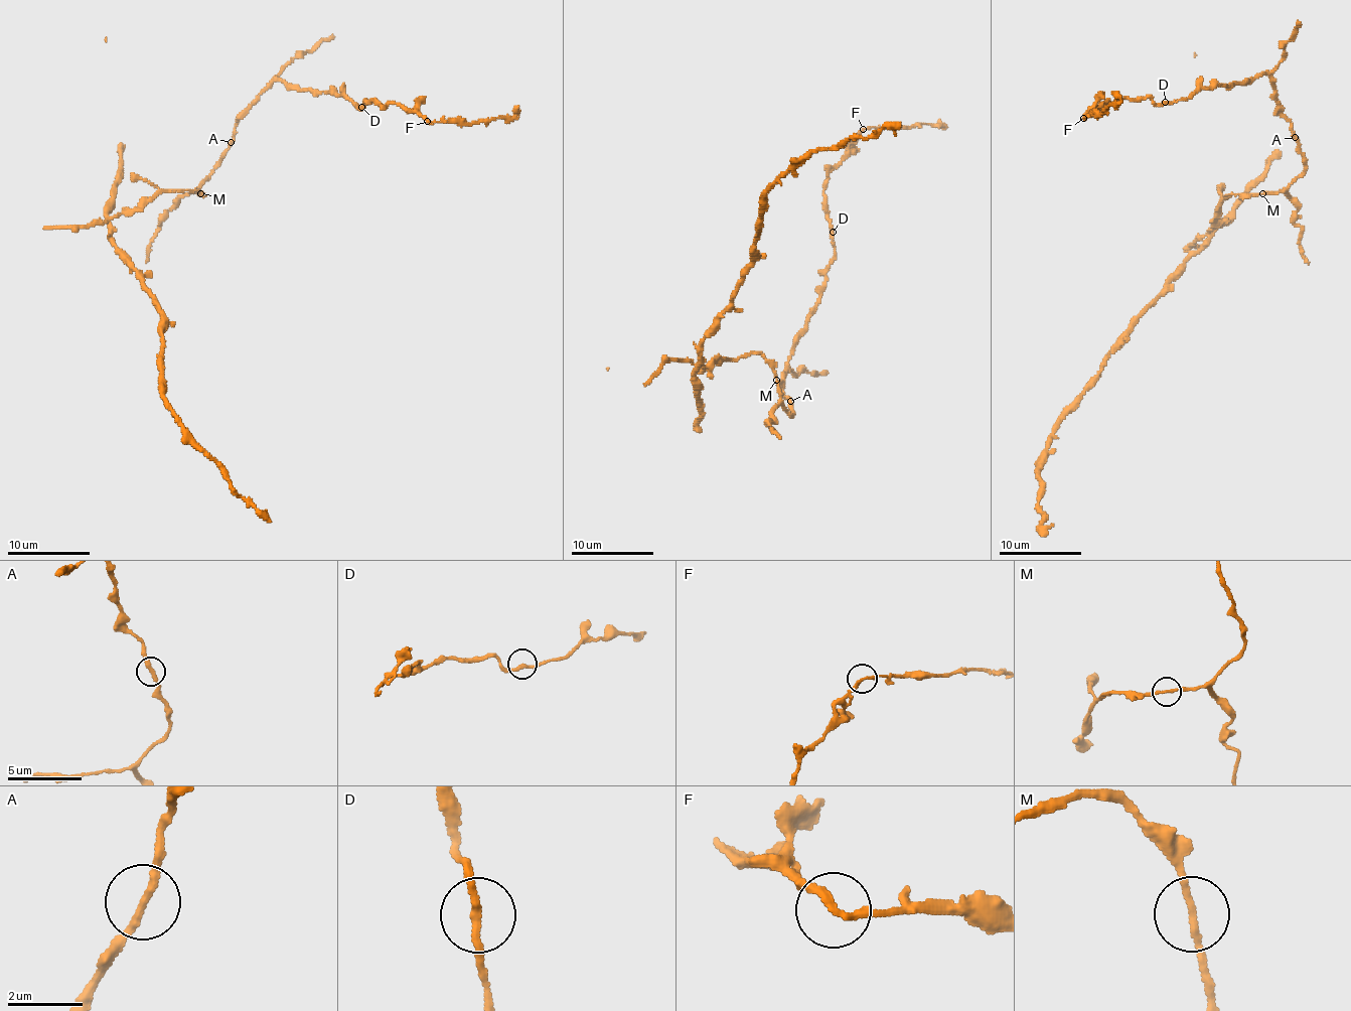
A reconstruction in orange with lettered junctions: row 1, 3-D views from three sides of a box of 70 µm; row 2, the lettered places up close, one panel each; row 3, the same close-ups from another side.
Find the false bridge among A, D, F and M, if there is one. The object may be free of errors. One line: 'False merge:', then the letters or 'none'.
False merge: F

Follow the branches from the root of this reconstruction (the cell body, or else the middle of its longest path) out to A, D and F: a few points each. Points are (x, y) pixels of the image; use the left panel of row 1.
A: (201, 193), (197, 192), (231, 143)
D: (201, 193), (197, 192), (233, 139), (240, 113), (273, 81), (303, 91), (345, 95), (356, 108), (361, 107)
F: (201, 193), (240, 113), (273, 81), (345, 95), (356, 108), (368, 101), (395, 103), (427, 122)

